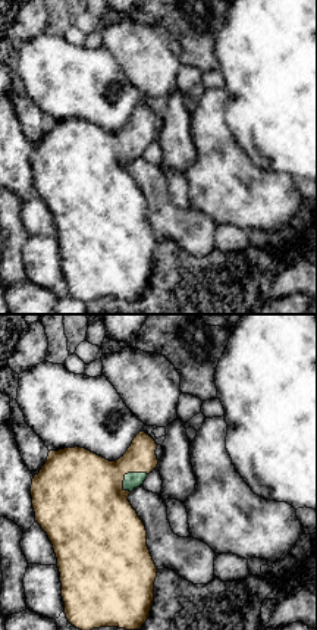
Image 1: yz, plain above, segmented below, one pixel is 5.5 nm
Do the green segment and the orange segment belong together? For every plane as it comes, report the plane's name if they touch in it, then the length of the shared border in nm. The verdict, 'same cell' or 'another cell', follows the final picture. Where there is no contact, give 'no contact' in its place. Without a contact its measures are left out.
meets green in yz; contact 170 nm long

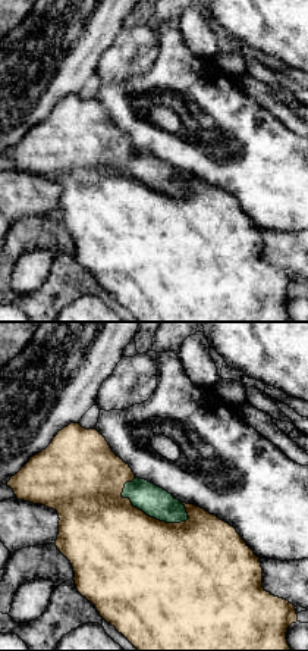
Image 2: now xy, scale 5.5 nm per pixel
meets green in xy; contact 420 nm long

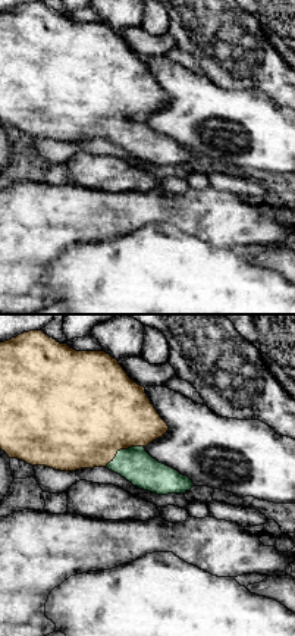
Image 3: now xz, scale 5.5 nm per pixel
meets green in xz; contact 240 nm long

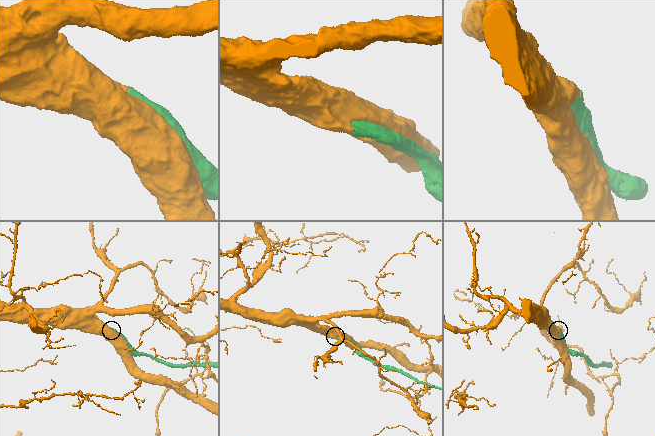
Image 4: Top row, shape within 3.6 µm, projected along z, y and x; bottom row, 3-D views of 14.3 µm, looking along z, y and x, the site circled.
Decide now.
same cell

